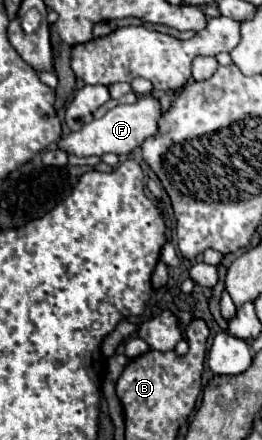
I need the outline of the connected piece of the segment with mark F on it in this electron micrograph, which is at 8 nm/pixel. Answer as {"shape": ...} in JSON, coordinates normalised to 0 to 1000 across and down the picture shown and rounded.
{"shape":[[[534,216],[504,239],[443,239],[420,248],[389,270],[359,270],[305,298],[282,298],[229,316],[221,334],[252,348],[282,352],[389,352],[389,348],[443,348],[489,352],[519,334],[534,334],[565,311],[588,311],[603,298],[603,270],[618,266],[611,230],[588,216]]]}

